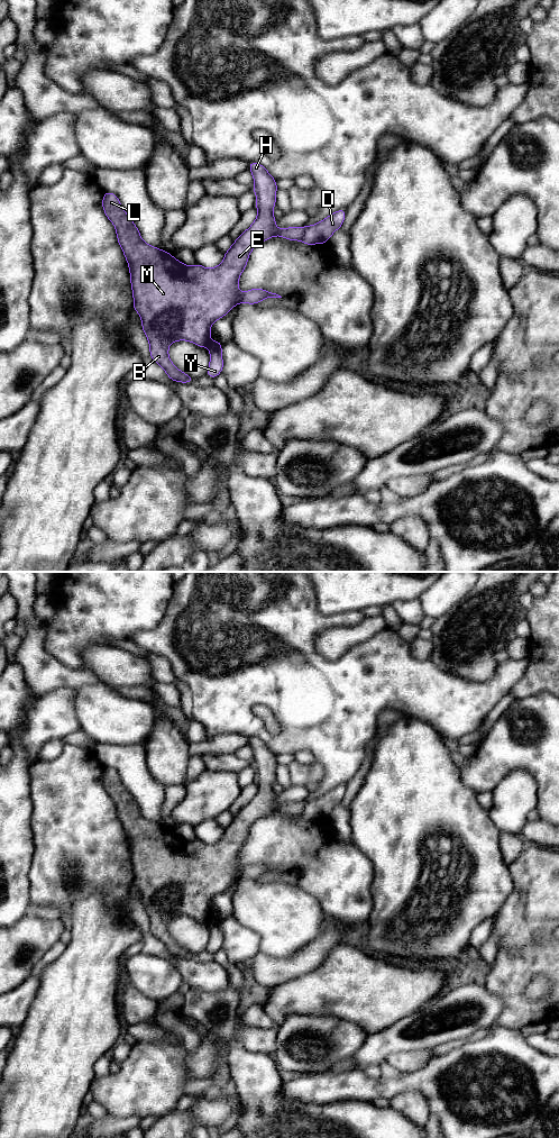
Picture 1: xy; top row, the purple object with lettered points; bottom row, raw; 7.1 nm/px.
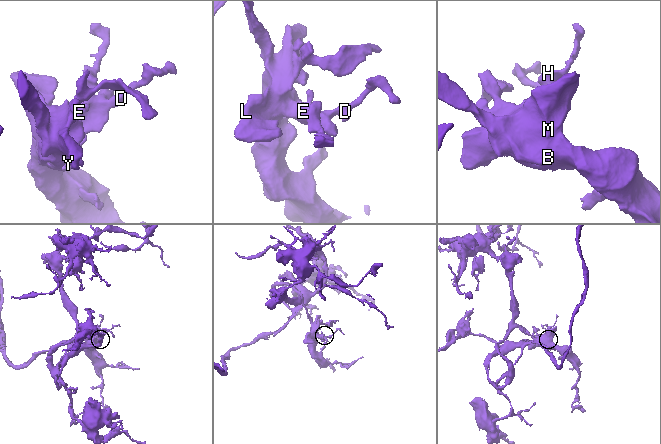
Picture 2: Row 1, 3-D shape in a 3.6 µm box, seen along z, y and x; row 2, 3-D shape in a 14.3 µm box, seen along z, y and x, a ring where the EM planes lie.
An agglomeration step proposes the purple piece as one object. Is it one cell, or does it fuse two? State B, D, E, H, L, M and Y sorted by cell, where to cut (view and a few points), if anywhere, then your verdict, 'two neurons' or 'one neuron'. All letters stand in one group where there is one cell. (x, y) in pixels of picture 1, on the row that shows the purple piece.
B E H L M / D Y; cut in xy along (305, 227), (304, 234), (300, 239); two neurons

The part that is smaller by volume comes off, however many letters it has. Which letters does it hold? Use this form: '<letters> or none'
D, Y

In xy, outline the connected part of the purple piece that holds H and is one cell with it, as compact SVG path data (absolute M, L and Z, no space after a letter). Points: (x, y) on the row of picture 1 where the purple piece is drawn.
M249 162L248 170L254 175L253 191L257 197L258 216L224 253L222 263L213 268L207 268L198 263L187 266L166 251L146 244L138 228L123 210L118 197L112 192L103 192L104 215L116 227L119 246L129 265L134 297L132 309L141 318L141 327L149 343L152 359L164 368L172 381L193 383L194 379L172 363L168 357L168 346L177 340L187 340L203 348L211 345L211 325L228 315L241 300L242 293L238 290L238 281L254 247L274 236L288 240L301 240L304 235L305 227L283 229L275 227L277 219L273 217L273 209L276 203L276 180L260 163Z

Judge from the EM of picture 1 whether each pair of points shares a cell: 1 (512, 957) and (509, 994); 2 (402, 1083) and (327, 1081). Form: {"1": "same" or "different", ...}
{"1": "same", "2": "same"}

